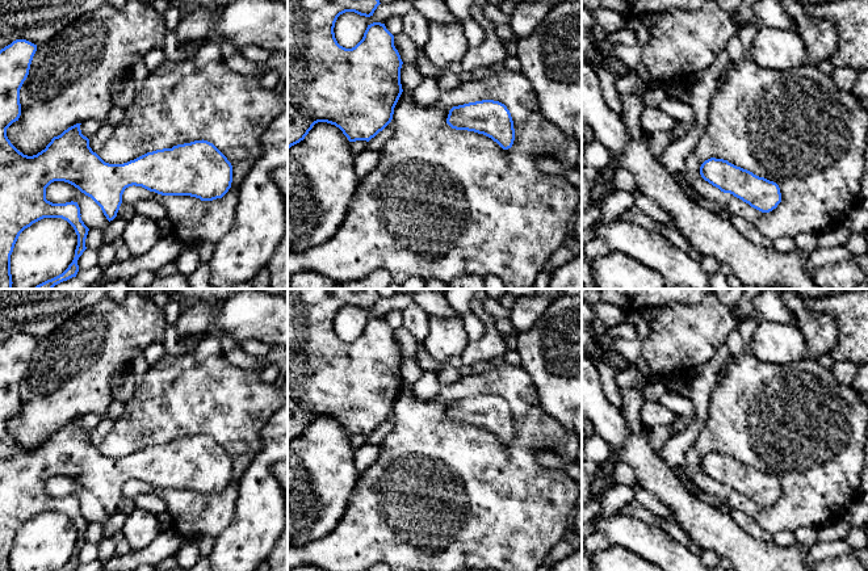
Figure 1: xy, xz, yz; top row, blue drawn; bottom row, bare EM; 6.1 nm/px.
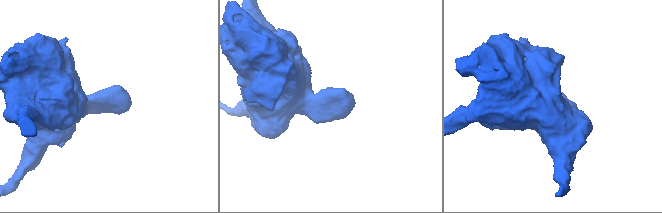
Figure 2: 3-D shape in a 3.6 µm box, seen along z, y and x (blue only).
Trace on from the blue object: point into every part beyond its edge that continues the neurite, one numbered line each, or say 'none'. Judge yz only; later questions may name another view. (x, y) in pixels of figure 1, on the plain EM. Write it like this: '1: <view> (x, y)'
none

